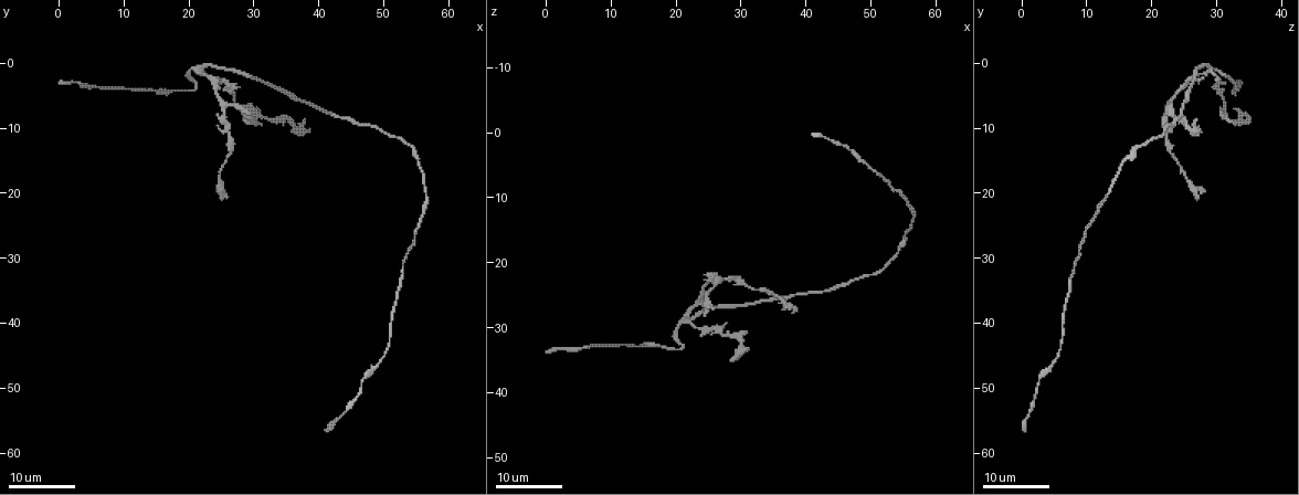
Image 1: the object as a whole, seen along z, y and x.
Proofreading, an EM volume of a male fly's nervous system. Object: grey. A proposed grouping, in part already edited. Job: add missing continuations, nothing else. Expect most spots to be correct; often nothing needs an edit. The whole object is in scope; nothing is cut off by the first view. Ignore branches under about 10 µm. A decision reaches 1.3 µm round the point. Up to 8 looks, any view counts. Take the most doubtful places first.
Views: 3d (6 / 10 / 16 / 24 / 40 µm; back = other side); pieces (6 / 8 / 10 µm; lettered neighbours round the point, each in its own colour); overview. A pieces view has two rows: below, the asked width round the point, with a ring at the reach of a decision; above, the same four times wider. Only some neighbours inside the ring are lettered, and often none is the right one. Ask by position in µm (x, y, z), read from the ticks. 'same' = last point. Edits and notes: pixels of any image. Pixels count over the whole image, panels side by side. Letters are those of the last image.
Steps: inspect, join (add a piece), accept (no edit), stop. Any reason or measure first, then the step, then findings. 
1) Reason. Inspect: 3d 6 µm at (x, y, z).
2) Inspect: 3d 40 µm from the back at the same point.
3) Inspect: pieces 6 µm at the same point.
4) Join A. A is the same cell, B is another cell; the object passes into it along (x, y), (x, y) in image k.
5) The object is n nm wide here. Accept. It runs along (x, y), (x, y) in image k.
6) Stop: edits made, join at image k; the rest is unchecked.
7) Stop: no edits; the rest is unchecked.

Free end. Inspect: 3d 16 µm at (0.0, 3.0, 33.5).

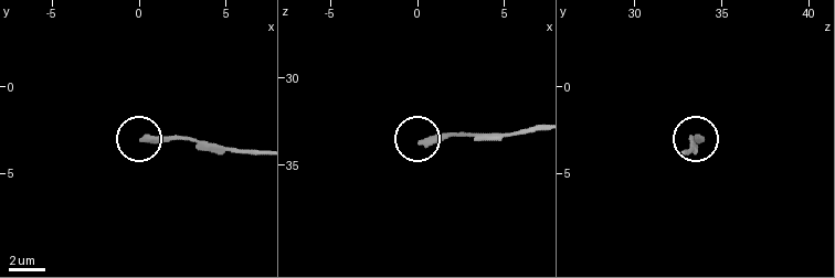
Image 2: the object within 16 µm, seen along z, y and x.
Inspect: pieces 8 µm at (0.2, 3.1, 33.8).

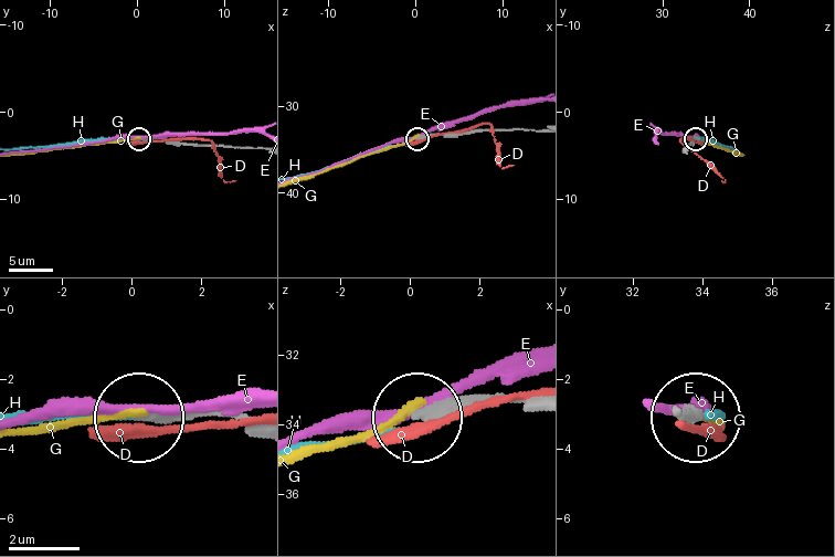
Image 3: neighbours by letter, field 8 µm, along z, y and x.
The object is 320 nm wide here. Accept. D, E, G and H are other cells; it runs along (535, 395), (445, 403), (422, 419) in image 3; none of them fits.

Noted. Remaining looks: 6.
Long arm stops here. Inspect: 3d 16 µm at (25.5, 20.5, 26.5).

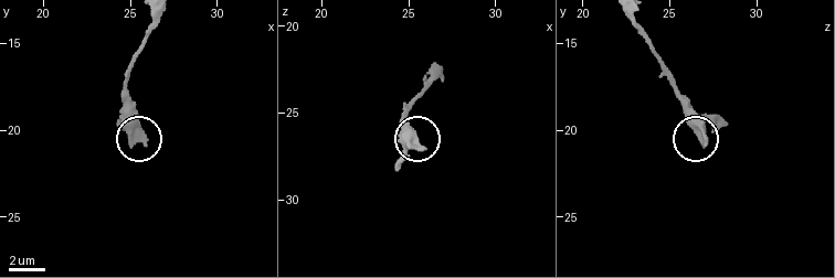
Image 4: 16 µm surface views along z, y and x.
What lies round it. Inspect: pieces 6 µm at (25.9, 20.8, 27.1).

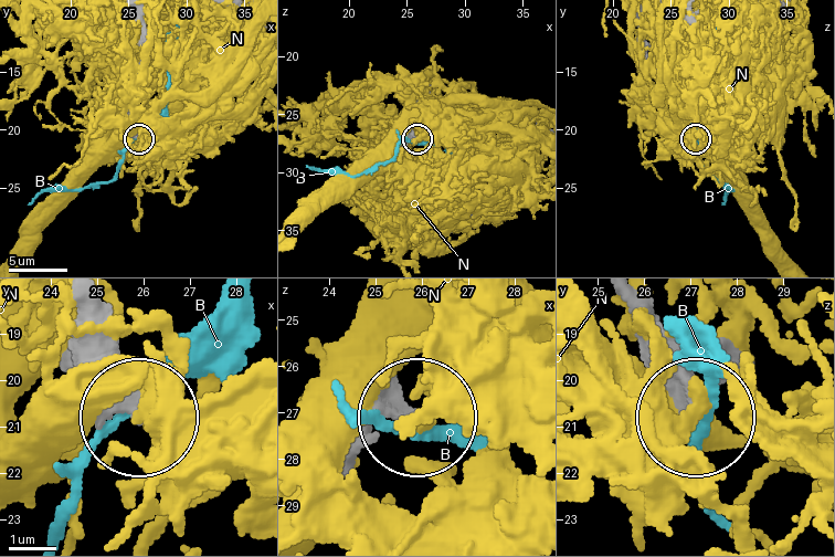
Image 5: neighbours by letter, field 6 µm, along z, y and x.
Accept. B and N are other cells; it runs along (624, 302), (691, 417) in image 5; no lettered piece goes on from it.

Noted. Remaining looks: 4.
Inspect: 3d 24 µm at (30.5, 7.5, 30.5).

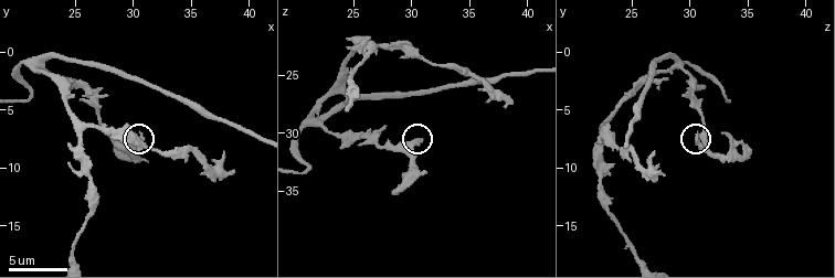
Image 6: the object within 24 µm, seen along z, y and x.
Inspect: pieces 6 µm at (30.8, 7.0, 30.6).

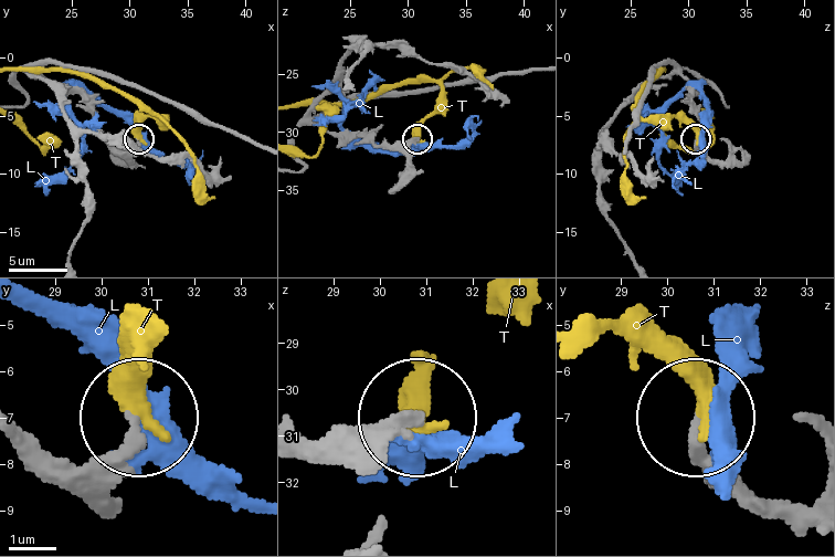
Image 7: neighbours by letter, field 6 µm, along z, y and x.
The object is 210 nm wide here. Accept. L and T are other cells; it runs along (28, 439), (87, 466), (131, 423) in image 7; none of them fits.

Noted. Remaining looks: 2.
End of a long branch. Inspect: 3d 10 µm at (38.0, 10.6, 27.6).

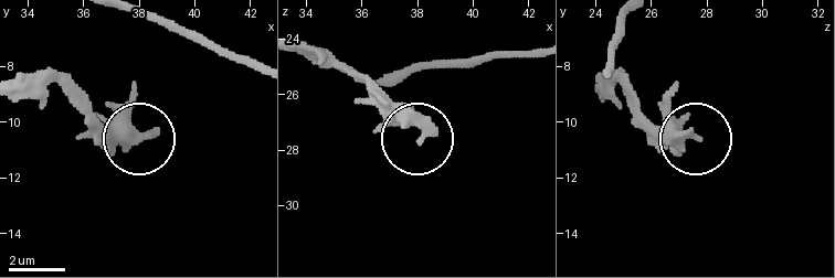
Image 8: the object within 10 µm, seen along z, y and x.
See the neighbours. Inspect: pieces 10 µm at (38.2, 10.6, 27.7).

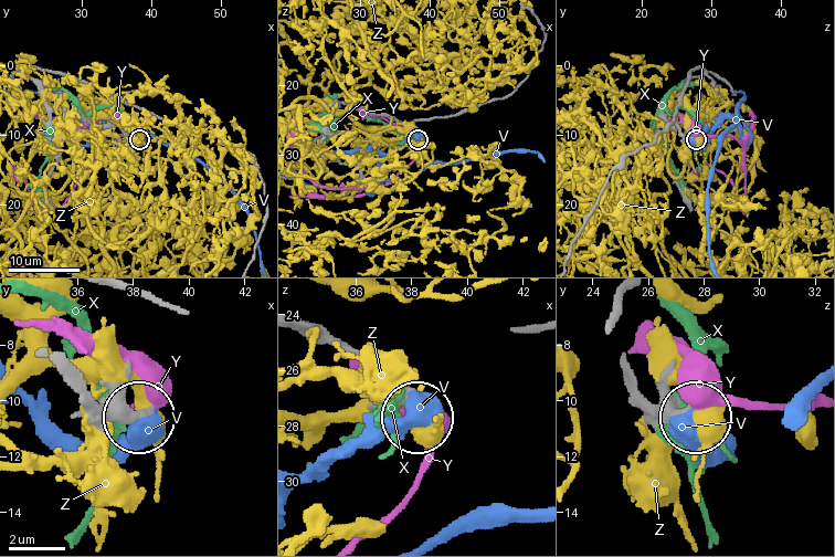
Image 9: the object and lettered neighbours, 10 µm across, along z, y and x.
Accept. V, X, Y and Z are other cells; no lettered piece goes on from it.

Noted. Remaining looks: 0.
Stop: no edits; the rest is unchecked.

